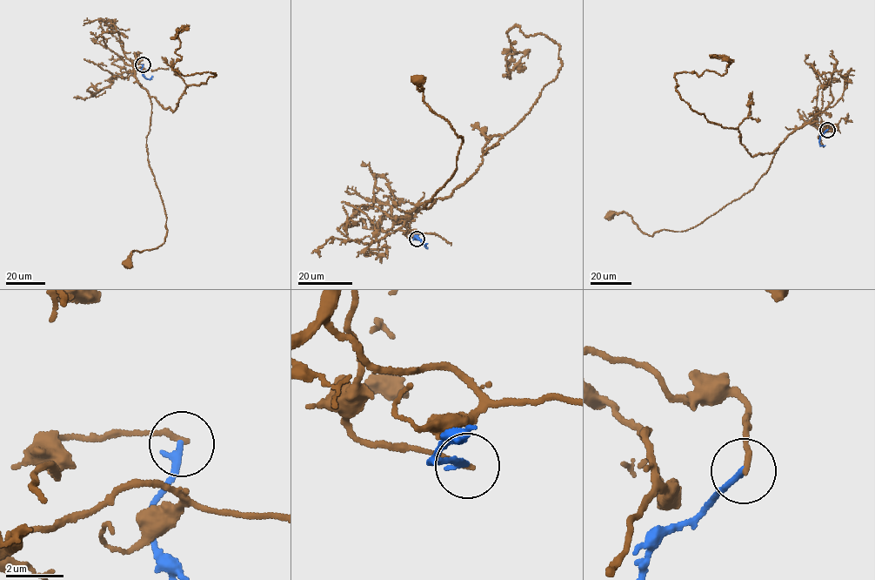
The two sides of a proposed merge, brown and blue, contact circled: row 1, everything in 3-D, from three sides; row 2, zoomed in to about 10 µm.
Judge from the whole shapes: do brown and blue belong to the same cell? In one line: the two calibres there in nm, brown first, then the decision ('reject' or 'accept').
calibres 190 and 240 nm; reject

